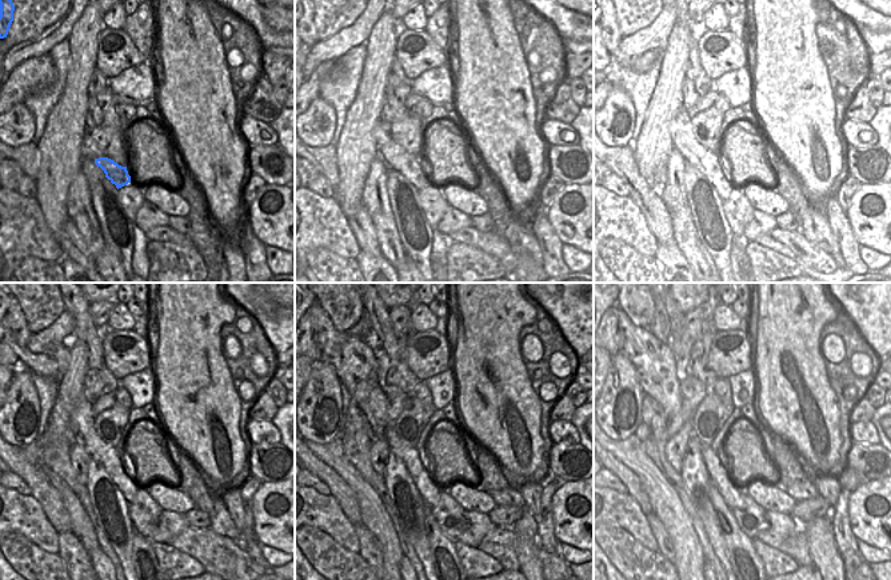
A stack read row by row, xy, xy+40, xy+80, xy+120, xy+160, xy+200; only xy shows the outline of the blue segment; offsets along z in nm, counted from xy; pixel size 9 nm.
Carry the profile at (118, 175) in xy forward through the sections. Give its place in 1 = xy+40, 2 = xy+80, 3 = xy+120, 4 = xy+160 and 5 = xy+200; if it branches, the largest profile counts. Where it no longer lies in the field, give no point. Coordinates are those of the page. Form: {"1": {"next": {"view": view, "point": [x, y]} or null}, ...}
{"1": {"next": {"view": "xy+40", "point": [396, 158]}}, "2": {"next": {"view": "xy+80", "point": [707, 162]}}, "3": {"next": {"view": "xy+120", "point": [110, 458]}}, "4": {"next": {"view": "xy+160", "point": [375, 407]}}, "5": {"next": {"view": "xy+200", "point": [655, 367]}}}

